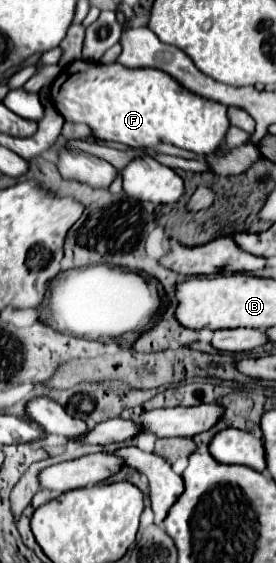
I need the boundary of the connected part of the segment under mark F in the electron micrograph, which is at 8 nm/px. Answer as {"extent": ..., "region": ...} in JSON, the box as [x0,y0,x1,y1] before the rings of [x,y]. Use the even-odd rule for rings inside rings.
{"extent":[54,63,230,155],"region":[[[70,63],[54,81],[54,103],[64,119],[86,123],[96,139],[134,149],[170,143],[198,155],[210,155],[220,149],[230,129],[224,105],[184,89],[160,69],[130,69],[120,63]]]}

